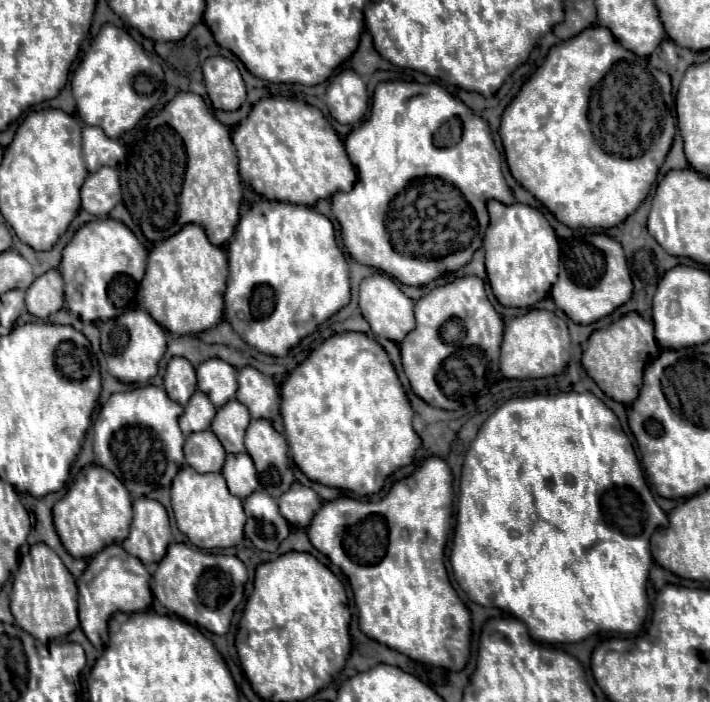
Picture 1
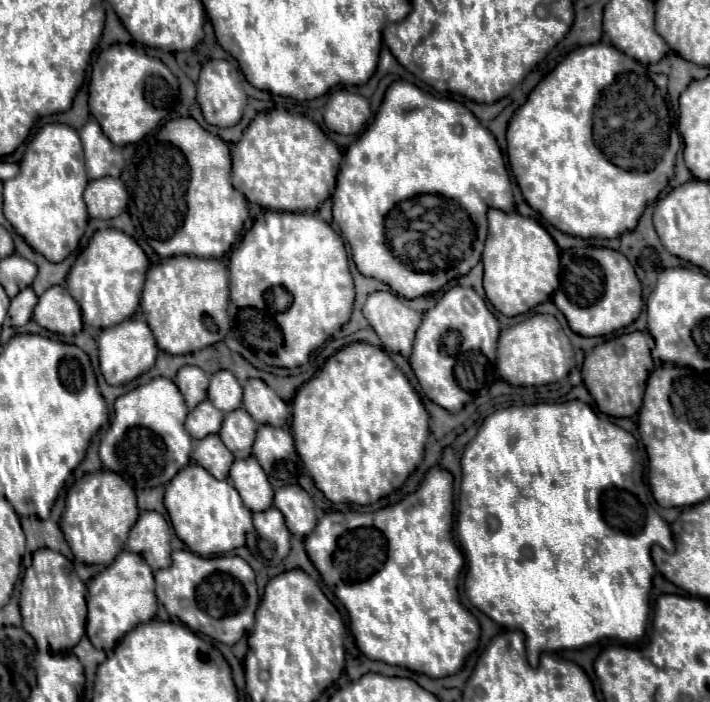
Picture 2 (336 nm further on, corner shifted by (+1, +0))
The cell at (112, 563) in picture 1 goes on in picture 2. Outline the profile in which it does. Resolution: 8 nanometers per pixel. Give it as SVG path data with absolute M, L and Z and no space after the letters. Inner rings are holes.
M122 550L108 568L88 582L88 596L86 636L100 650L112 650L126 632L130 632L136 624L152 620L158 610L152 570L140 554L130 550Z

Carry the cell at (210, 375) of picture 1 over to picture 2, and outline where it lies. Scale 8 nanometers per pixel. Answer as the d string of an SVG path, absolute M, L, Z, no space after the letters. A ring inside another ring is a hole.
M218 370L216 374L210 376L210 386L208 386L208 400L216 404L222 412L230 412L240 408L242 404L242 386L234 378L232 372L228 370Z

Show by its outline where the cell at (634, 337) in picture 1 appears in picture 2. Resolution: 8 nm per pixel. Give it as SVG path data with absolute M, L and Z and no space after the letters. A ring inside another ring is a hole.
M644 330L644 332L630 332L630 334L616 336L604 344L598 344L592 352L586 354L582 366L582 378L585 388L590 390L595 401L595 405L592 405L595 412L614 418L636 418L642 406L648 372L654 368L650 356L652 348L654 348L654 340Z

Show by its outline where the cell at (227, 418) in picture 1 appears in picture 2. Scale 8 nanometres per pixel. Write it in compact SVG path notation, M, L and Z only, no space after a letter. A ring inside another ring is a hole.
M236 408L236 412L228 412L224 416L220 438L234 454L234 458L248 458L252 454L252 442L256 438L256 422L252 416L248 416L248 412L244 412L244 408Z

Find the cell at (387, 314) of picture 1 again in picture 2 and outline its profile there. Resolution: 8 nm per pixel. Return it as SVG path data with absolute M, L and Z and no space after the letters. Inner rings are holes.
M372 292L362 308L362 314L376 330L382 346L402 356L412 354L414 334L422 322L422 314L408 308L392 292Z

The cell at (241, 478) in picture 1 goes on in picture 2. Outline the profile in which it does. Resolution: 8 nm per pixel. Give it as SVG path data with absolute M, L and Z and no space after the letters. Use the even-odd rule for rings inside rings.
M254 456L244 458L244 460L236 460L232 464L230 480L236 486L236 490L240 492L244 504L252 512L262 512L272 506L274 490Z

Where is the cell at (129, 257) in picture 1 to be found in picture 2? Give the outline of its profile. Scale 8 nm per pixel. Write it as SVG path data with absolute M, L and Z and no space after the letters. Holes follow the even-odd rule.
M116 228L98 230L90 244L72 264L66 286L72 298L80 304L84 324L92 328L108 328L130 318L140 302L140 290L146 278L148 258L134 238Z

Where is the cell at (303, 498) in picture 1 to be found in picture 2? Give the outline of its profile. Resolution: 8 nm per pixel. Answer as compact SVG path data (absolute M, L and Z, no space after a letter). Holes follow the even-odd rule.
M298 484L280 488L274 496L274 506L284 514L288 530L296 536L306 536L316 526L314 502Z

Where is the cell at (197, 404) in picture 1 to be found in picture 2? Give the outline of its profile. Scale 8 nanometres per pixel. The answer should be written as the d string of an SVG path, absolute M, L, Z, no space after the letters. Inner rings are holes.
M204 400L188 412L184 428L192 438L204 438L210 434L218 434L222 418L224 414L210 400Z

